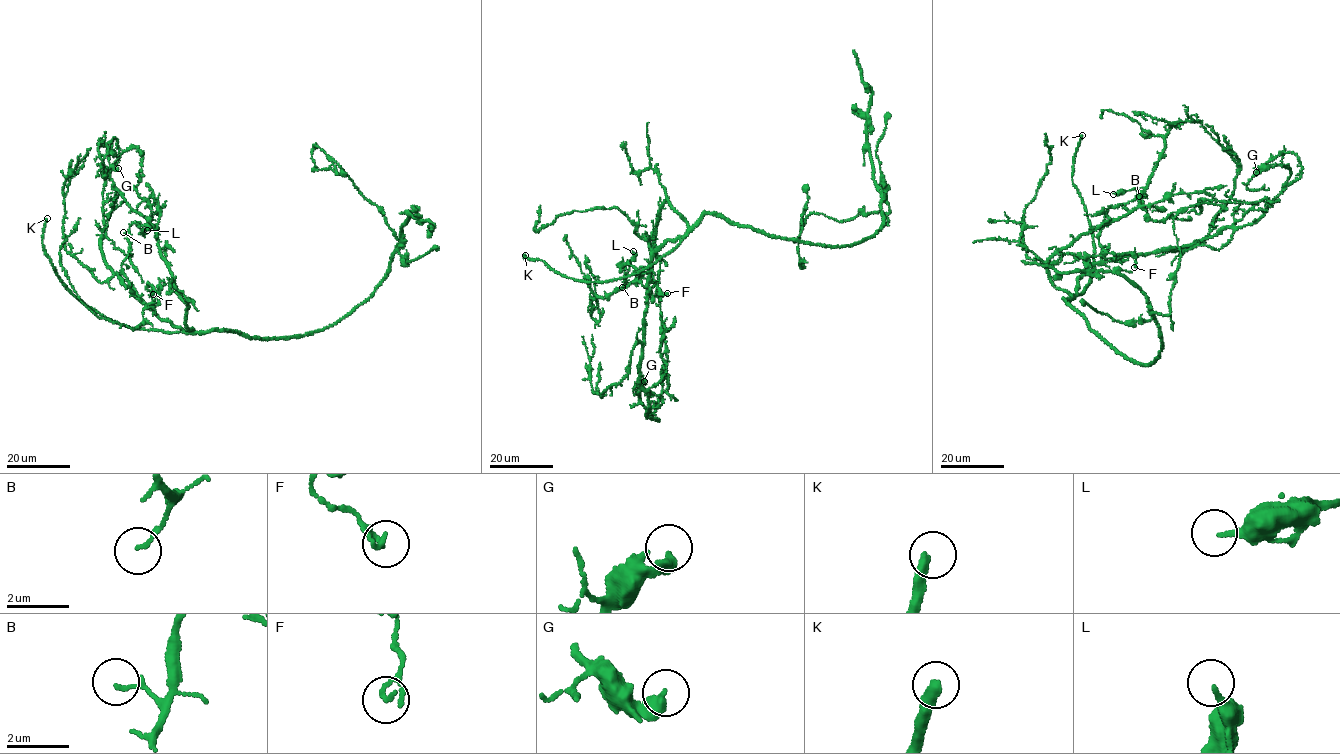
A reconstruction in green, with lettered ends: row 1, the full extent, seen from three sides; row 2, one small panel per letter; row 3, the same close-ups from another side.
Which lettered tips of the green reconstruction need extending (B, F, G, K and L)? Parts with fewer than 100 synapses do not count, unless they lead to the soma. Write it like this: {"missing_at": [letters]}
{"missing_at": []}

